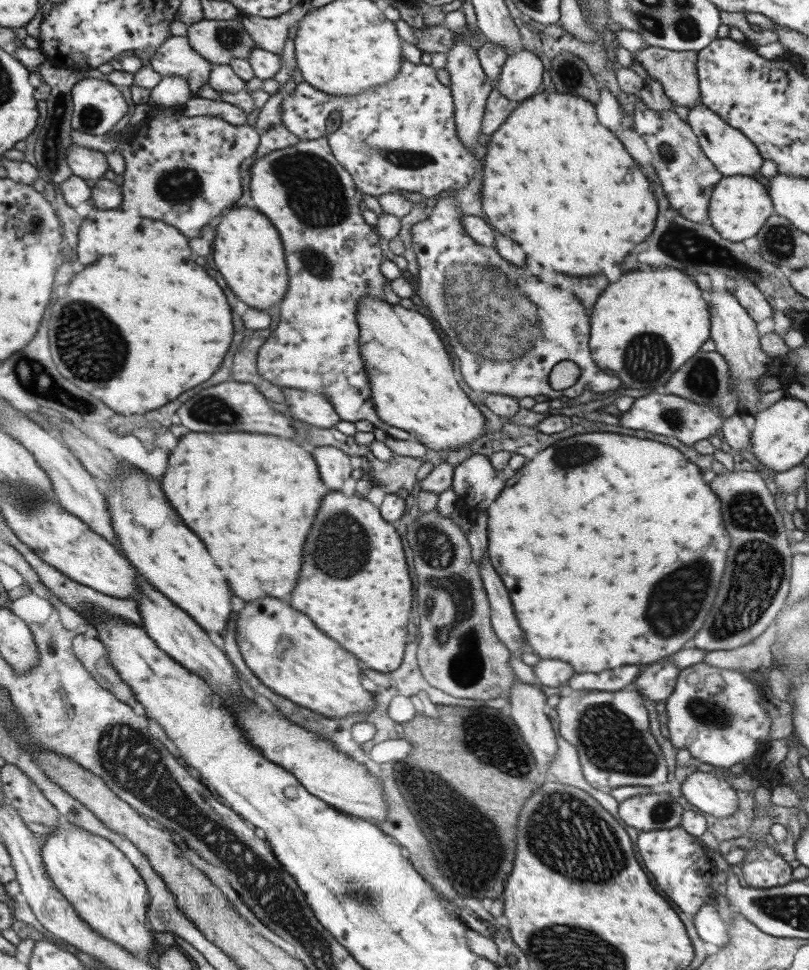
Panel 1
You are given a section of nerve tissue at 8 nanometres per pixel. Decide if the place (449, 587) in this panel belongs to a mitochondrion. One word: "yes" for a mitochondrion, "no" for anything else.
yes

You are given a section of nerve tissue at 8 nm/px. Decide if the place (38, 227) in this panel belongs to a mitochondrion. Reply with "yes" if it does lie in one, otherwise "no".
yes

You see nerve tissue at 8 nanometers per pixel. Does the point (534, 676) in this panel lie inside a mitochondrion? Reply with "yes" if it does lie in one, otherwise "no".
no

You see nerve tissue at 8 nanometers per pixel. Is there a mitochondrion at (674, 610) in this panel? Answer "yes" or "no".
yes

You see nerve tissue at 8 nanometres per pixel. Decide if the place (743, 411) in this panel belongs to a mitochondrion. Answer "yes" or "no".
no

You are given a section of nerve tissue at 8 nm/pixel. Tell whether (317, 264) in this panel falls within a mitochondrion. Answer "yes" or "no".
yes

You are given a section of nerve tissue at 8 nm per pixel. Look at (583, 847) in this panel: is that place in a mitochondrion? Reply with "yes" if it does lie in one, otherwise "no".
yes

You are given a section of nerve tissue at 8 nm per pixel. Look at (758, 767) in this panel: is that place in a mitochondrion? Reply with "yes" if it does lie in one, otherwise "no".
no

